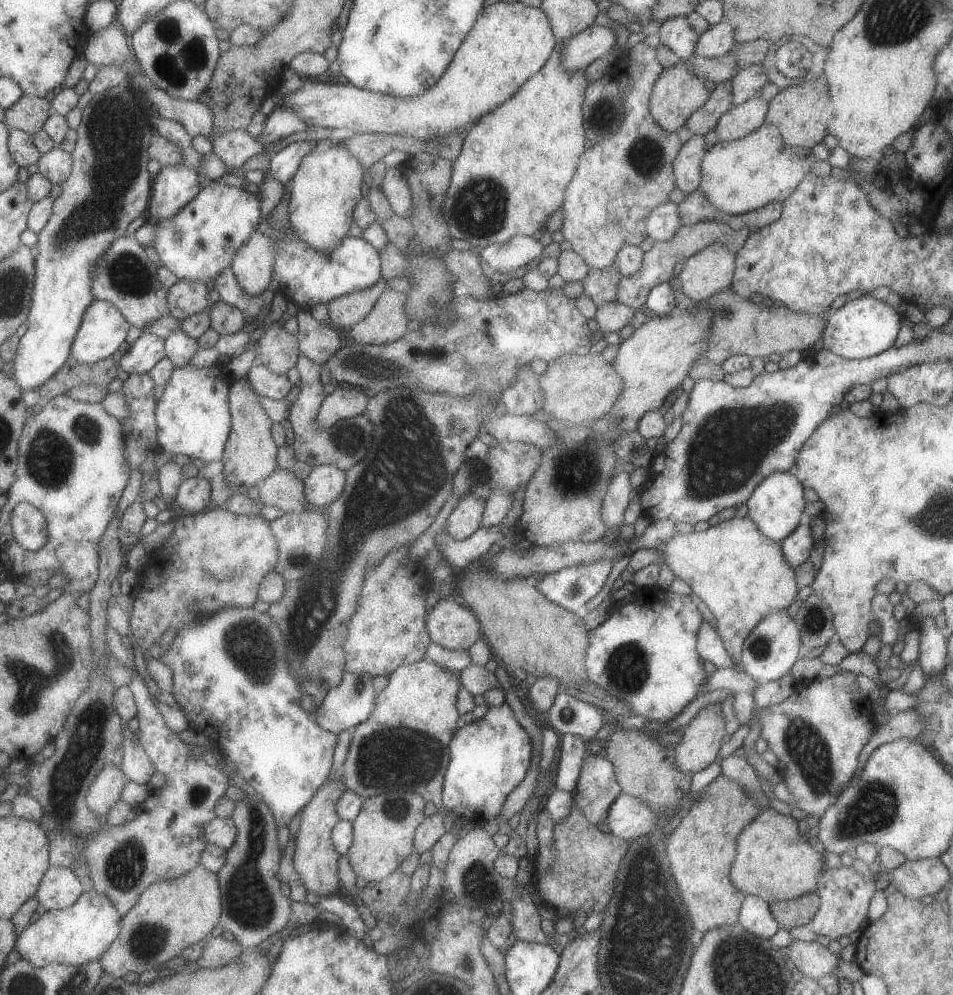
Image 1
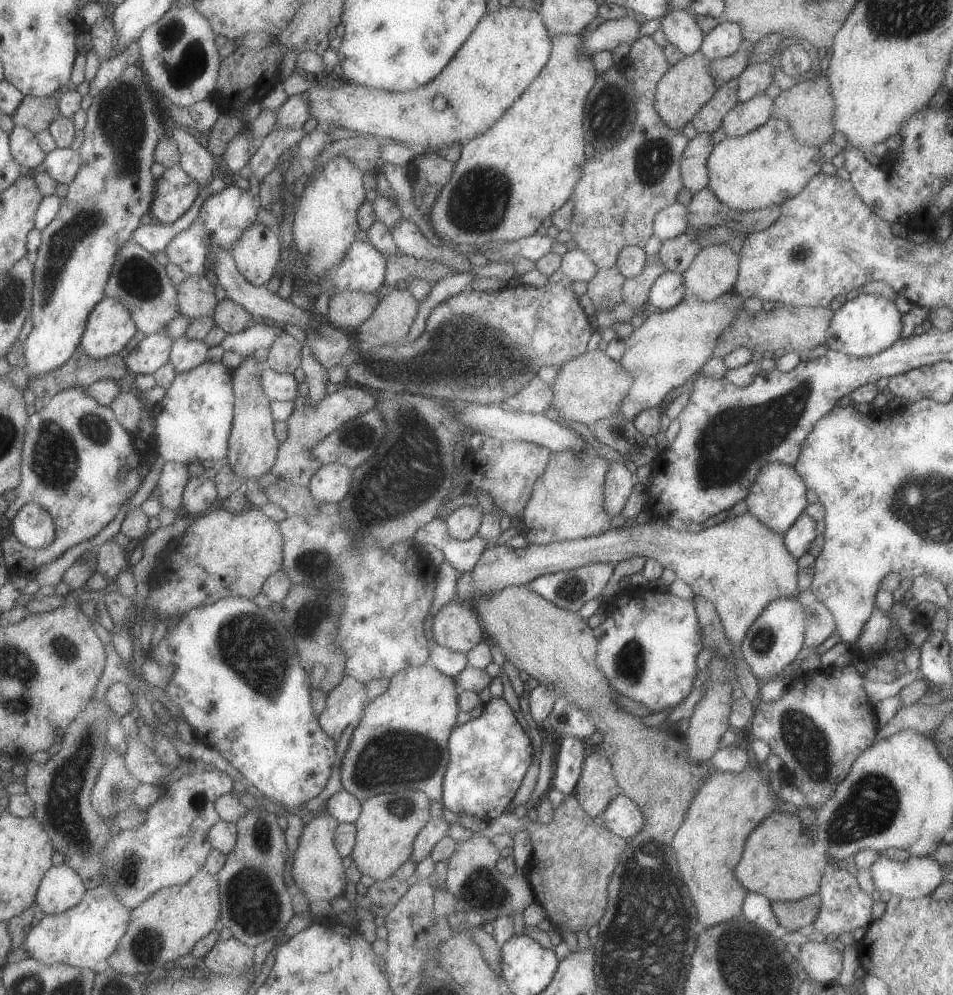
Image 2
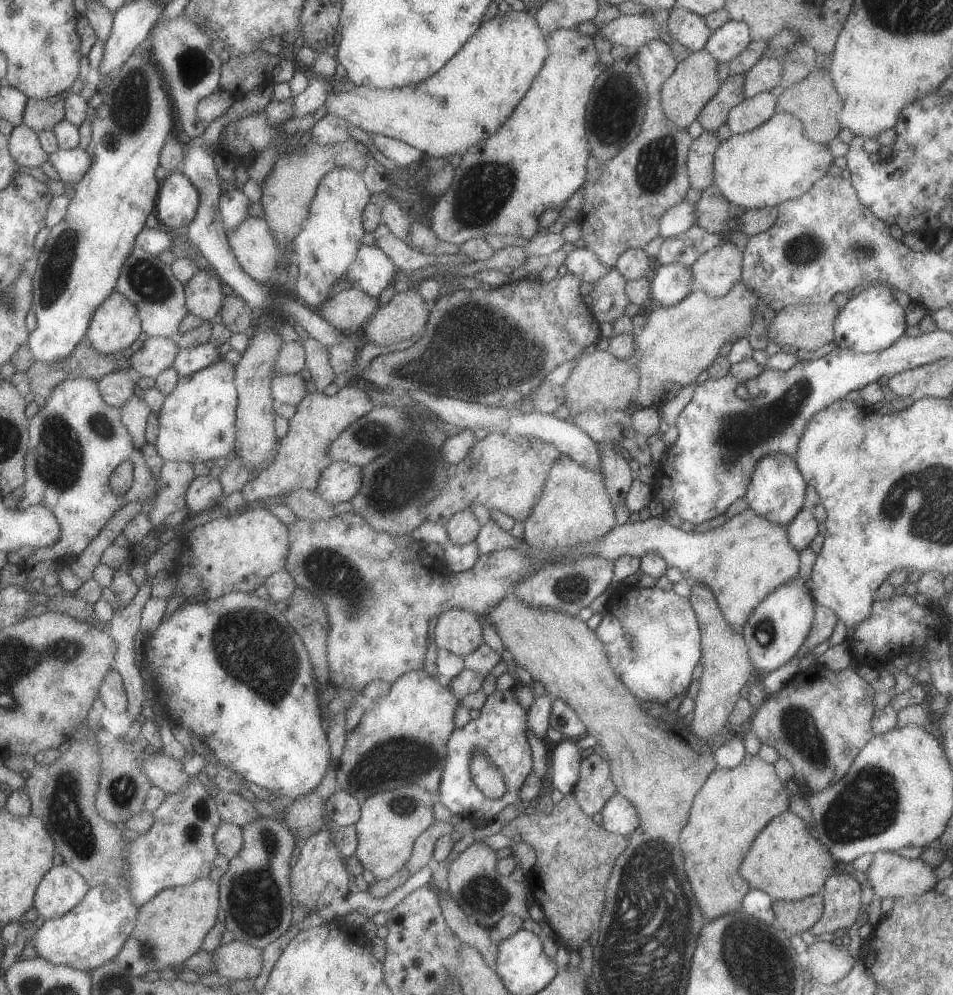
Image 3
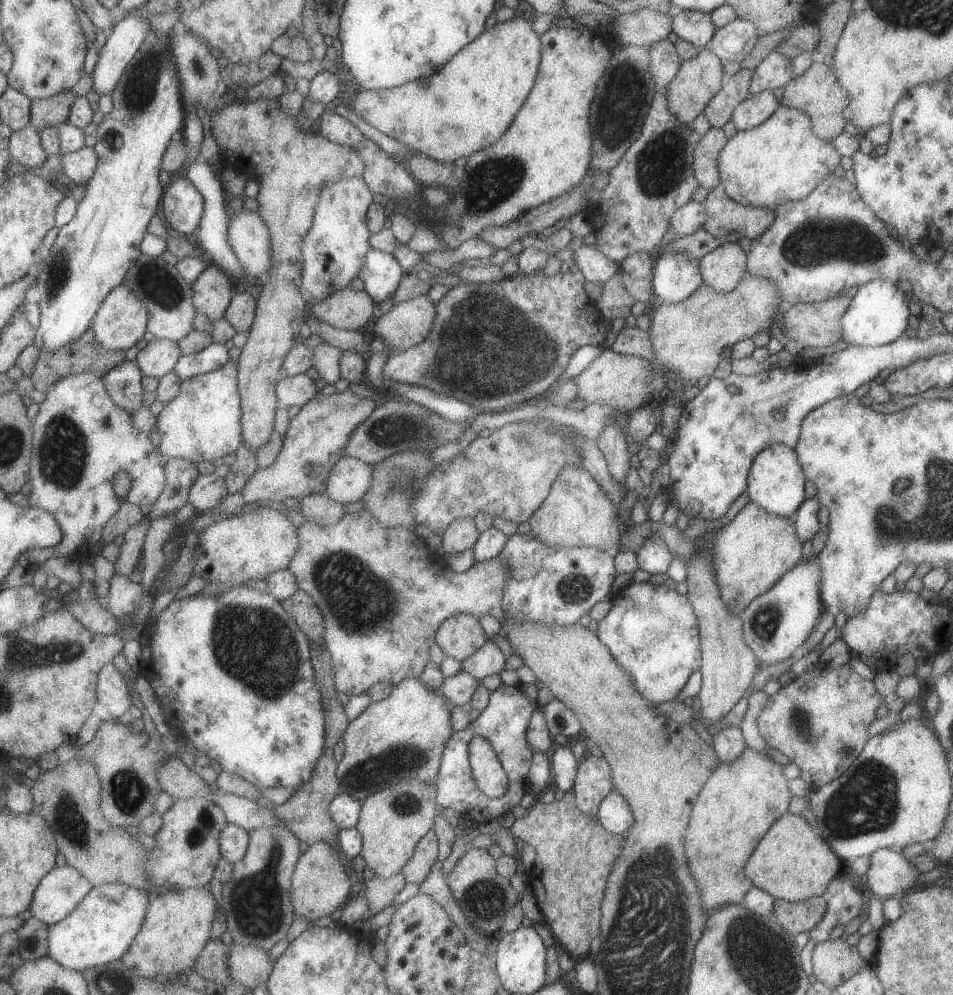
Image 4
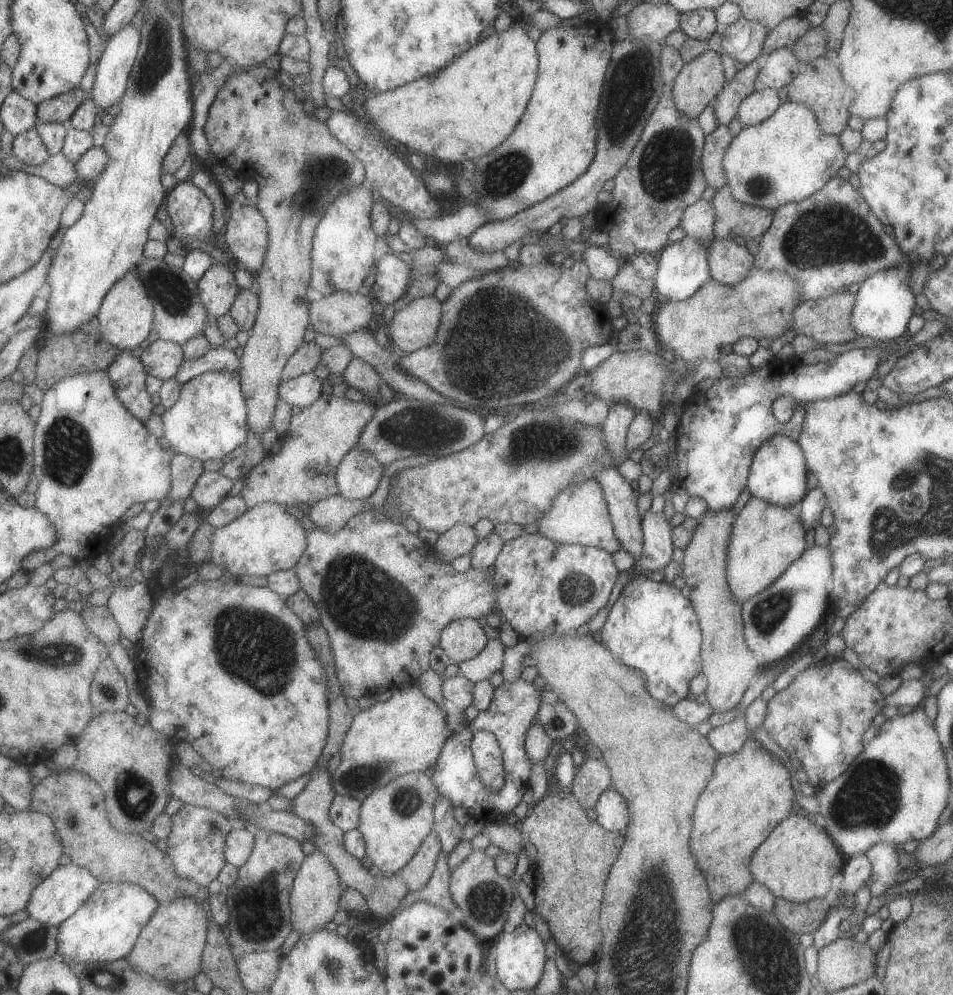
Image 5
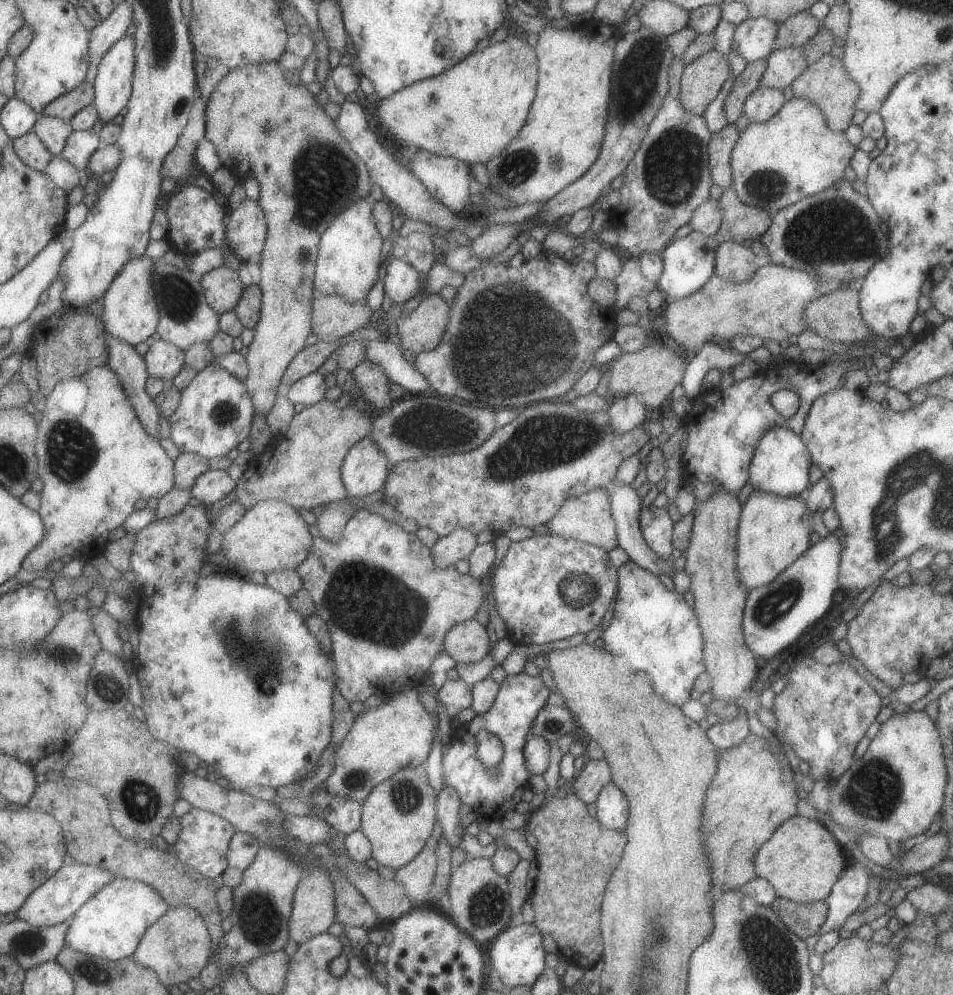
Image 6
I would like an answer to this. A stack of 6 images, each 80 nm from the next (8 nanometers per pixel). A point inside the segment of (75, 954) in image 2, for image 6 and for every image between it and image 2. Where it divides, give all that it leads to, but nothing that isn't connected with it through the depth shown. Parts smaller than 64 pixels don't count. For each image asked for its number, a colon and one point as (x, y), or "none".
3: (95, 932)
4: (106, 923)
5: (107, 927)
6: (111, 926)

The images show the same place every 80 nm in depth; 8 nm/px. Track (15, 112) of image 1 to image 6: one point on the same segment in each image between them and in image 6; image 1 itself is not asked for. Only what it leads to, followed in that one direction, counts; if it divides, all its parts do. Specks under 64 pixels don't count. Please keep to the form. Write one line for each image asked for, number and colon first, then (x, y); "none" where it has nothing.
2: (36, 113)
3: (40, 114)
4: (46, 113)
5: (60, 109)
6: (68, 106)

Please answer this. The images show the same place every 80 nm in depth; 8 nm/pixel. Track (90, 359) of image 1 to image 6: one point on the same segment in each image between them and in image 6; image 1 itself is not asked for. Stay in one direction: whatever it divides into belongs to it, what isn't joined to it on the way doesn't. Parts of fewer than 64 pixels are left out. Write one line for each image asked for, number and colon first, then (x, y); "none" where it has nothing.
2: (111, 326)
3: (117, 324)
4: (122, 321)
5: (127, 317)
6: (130, 311)

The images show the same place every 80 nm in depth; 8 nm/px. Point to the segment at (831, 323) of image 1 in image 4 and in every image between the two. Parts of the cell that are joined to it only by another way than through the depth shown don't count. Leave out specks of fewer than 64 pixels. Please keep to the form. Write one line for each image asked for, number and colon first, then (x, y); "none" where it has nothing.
2: (863, 326)
3: (872, 320)
4: (878, 313)

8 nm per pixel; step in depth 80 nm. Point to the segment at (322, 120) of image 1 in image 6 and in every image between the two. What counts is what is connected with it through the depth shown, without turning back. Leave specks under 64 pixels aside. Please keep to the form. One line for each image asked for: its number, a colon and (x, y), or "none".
2: (501, 59)
3: (473, 95)
4: (469, 105)
5: (478, 101)
6: (472, 112)

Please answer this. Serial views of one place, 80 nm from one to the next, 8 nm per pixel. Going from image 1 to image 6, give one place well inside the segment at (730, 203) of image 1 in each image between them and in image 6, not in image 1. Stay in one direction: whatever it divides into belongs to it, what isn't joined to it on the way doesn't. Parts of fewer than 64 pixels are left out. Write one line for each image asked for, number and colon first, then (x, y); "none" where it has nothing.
2: (768, 165)
3: (775, 162)
4: (780, 160)
5: (786, 158)
6: (793, 155)

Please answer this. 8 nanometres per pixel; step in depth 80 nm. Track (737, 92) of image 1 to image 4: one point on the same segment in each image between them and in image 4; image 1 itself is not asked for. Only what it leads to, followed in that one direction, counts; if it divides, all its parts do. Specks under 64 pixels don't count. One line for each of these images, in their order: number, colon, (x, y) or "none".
2: (754, 79)
3: (766, 73)
4: (775, 70)

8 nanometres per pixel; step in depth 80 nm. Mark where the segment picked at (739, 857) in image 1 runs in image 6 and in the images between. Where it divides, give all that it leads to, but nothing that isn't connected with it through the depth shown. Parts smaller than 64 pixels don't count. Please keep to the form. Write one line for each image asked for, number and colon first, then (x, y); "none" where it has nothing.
2: (779, 862)
3: (786, 861)
4: (791, 862)
5: (796, 861)
6: (801, 860)

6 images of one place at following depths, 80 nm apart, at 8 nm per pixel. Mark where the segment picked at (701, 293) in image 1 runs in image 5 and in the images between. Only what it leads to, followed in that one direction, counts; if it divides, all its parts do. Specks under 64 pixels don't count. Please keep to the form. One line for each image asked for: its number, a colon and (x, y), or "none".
2: (713, 271)
3: (717, 270)
4: (721, 269)
5: (728, 261)

